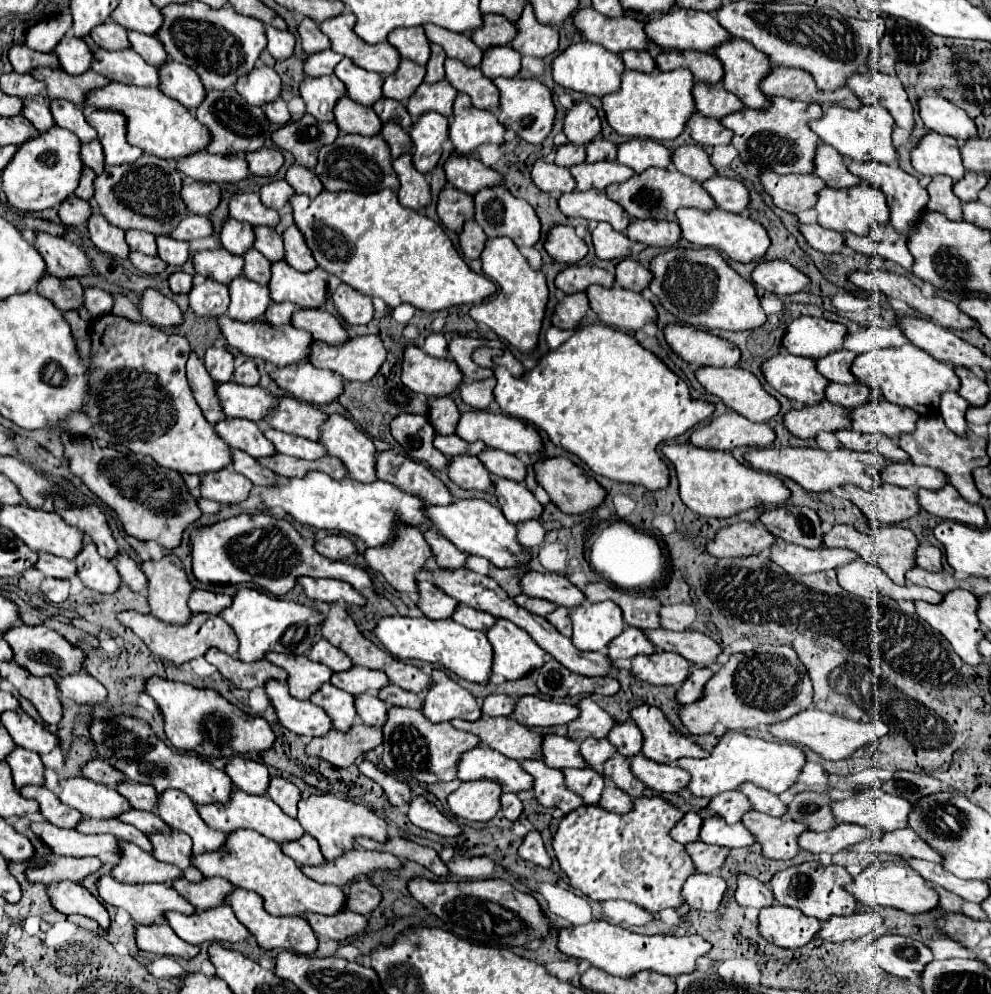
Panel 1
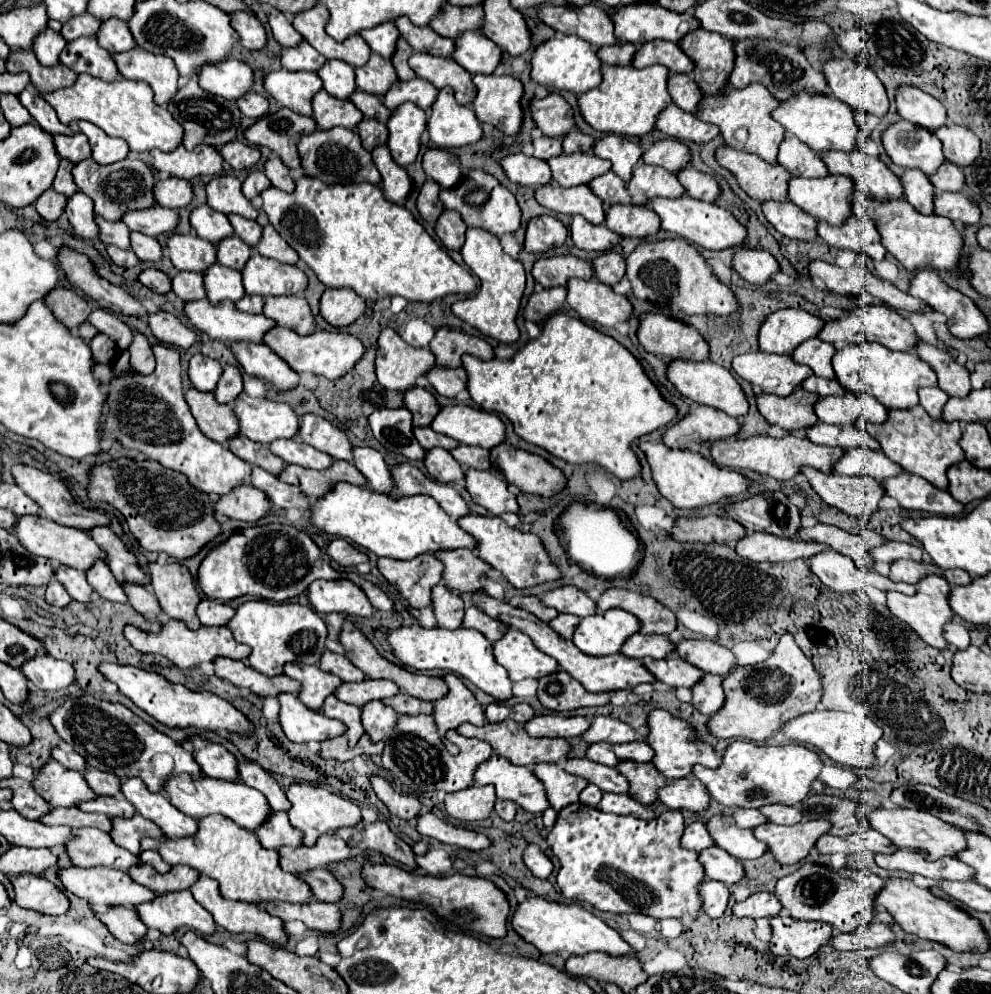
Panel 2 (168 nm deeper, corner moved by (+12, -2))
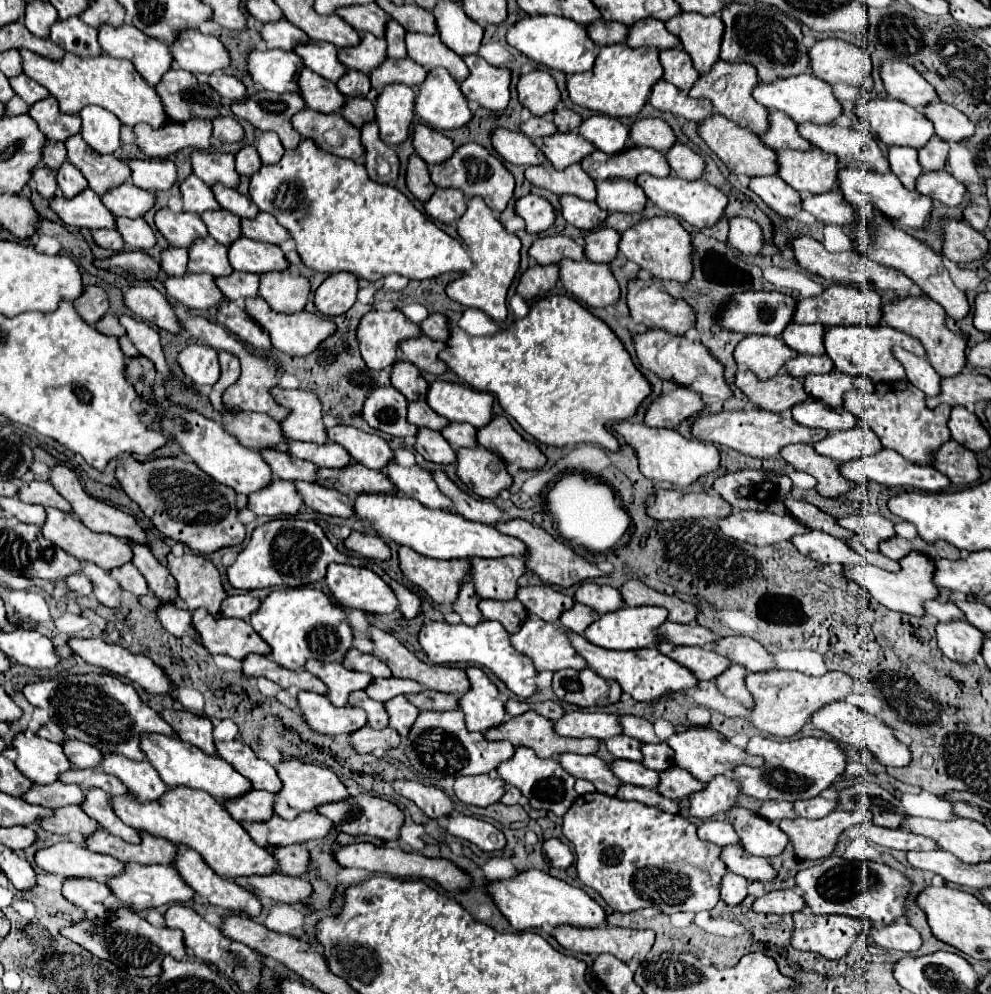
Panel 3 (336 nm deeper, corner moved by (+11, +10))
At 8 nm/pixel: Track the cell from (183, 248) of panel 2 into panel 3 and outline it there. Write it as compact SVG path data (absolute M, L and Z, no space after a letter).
M161 208L155 212L155 226L171 246L189 248L195 238L207 236L201 216L193 212L171 212L169 208Z

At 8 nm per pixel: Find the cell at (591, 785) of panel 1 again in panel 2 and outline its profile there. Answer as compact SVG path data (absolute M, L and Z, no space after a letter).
M588 784L588 786L580 792L580 802L582 802L582 804L588 804L588 806L598 806L600 798L602 798L602 790L600 790L598 786L594 786L594 784Z

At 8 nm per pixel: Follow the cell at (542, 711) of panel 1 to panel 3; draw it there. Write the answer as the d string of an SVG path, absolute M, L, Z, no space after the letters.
M569 712L561 720L553 722L557 732L571 738L597 738L605 740L623 732L617 714L603 714L603 712Z

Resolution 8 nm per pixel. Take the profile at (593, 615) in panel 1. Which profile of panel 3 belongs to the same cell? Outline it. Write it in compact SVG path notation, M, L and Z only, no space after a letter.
M623 606L623 610L617 612L609 612L609 614L601 614L601 618L597 622L593 622L593 626L589 626L589 630L585 630L585 638L601 648L607 650L639 650L639 648L649 648L649 646L657 646L659 642L663 642L663 636L657 632L665 622L667 622L667 610L665 608L655 608L655 606Z

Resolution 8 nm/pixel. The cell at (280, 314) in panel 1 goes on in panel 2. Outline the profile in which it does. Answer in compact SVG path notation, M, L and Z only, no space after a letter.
M244 296L244 300L236 302L236 308L242 310L242 312L248 312L248 314L260 314L264 310L264 298L260 296Z

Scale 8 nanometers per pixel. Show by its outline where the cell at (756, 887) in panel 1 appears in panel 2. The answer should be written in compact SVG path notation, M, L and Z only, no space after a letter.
M756 892L752 896L748 896L742 902L736 902L732 906L732 914L736 916L750 916L750 918L768 918L768 916L776 916L780 912L780 902L772 892Z

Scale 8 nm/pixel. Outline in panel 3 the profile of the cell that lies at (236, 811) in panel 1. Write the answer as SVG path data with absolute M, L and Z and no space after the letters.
M141 734L141 750L145 752L147 760L153 764L153 768L159 772L161 780L167 786L189 786L209 792L213 798L237 798L237 794L243 794L249 788L249 780L241 778L241 774L219 756L209 756L197 746L191 746L189 742L183 742L175 736L165 734Z

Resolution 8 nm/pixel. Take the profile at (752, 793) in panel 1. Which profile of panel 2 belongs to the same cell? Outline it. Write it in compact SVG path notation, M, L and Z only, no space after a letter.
M778 802L760 806L760 812L774 824L796 824L802 820L802 810L798 810L794 806L784 806Z

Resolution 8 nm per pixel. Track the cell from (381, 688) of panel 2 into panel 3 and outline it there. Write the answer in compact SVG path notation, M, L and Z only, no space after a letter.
M377 678L369 690L365 690L373 700L387 702L389 698L395 698L399 694L419 694L423 686L415 680L403 680L403 678Z

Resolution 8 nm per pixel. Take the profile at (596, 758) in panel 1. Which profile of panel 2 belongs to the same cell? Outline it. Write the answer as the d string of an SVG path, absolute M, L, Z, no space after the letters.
M598 742L598 744L590 744L586 750L586 758L604 766L614 766L616 762L620 762L614 752L612 752L612 744L608 742Z

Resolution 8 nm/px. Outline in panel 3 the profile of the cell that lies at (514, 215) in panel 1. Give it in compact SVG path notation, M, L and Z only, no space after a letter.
M467 142L463 146L459 146L451 158L447 158L443 164L435 164L435 166L429 166L429 174L431 174L431 180L437 188L459 188L463 190L465 198L471 198L471 196L481 196L485 200L485 204L493 210L493 212L503 212L507 202L511 200L513 196L513 176L509 174L509 170L501 164L499 158L495 158L487 148L483 148L481 144L475 144L475 142Z

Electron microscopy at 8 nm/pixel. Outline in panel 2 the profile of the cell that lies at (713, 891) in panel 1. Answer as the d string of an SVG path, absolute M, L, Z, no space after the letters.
M702 880L698 886L698 896L702 900L702 912L706 912L710 918L720 918L726 910L730 892L724 882Z

